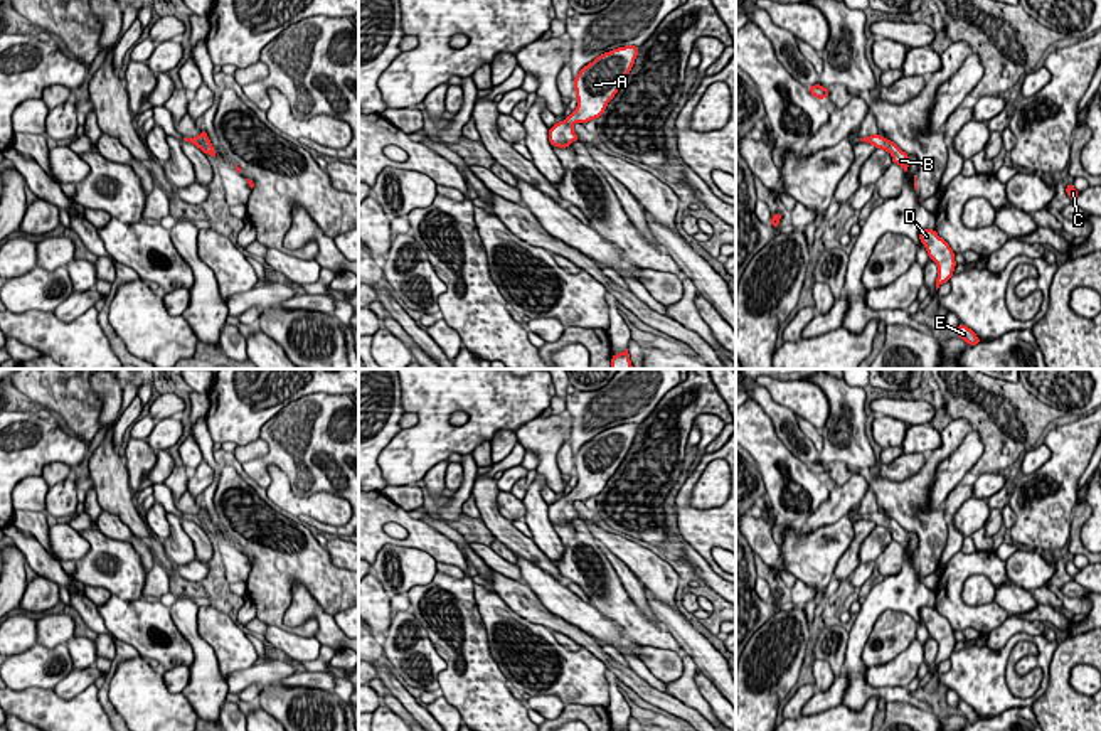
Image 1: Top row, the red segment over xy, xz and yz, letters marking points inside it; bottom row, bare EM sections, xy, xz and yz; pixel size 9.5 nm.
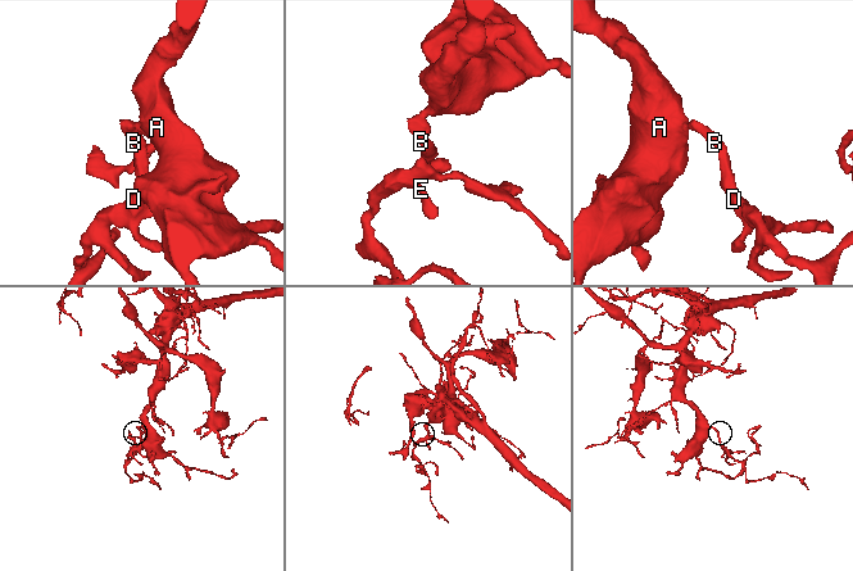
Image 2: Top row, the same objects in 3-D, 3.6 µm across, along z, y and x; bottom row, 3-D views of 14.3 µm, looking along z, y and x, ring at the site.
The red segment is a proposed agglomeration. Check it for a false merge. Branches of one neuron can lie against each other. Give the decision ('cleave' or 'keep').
keep

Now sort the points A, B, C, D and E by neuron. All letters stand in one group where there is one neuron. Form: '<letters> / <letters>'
A B C D E

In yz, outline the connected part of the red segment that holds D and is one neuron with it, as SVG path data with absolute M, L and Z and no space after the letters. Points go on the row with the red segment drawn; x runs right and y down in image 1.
M923 229L919 232L919 239L924 244L929 259L933 259L938 264L938 278L936 278L936 290L949 281L953 276L956 261L955 261L955 251L949 248L949 244L938 236L934 229Z

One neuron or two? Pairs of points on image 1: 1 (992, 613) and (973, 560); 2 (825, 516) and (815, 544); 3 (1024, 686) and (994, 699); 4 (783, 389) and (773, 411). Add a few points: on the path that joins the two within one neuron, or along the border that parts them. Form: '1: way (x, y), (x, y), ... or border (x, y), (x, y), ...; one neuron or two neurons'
1: way (973, 613), (968, 613), (955, 600), (955, 578); one neuron
2: border (847, 514), (808, 533), (800, 533); two neurons
3: border (1010, 652), (1007, 688), (1017, 696), (1029, 698); two neurons
4: border (761, 386), (775, 401), (788, 406), (797, 415); two neurons

